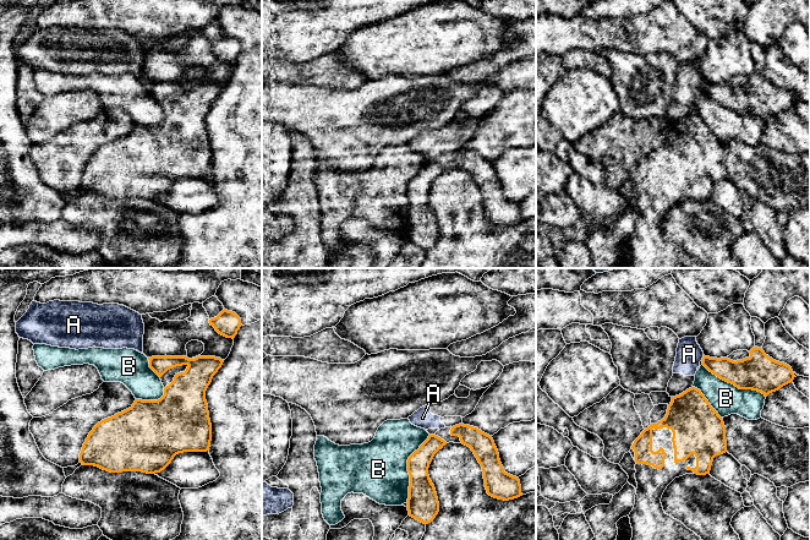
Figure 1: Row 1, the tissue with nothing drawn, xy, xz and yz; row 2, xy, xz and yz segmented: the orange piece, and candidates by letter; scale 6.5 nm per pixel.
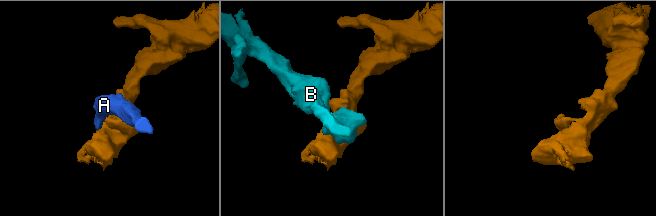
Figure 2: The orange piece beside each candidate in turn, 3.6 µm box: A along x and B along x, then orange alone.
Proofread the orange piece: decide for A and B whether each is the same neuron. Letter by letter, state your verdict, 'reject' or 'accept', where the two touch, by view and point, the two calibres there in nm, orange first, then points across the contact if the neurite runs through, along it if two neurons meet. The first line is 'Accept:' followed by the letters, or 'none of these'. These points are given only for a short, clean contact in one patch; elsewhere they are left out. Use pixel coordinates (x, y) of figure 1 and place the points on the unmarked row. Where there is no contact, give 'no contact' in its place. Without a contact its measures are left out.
Accept: none of these
A: reject | yz (702, 83) | 160/170 nm | along yz (704, 81), (701, 85)
B: reject | xz (408, 194) | 200/380 nm

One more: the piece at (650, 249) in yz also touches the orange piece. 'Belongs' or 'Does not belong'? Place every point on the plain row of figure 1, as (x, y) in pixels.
Belongs

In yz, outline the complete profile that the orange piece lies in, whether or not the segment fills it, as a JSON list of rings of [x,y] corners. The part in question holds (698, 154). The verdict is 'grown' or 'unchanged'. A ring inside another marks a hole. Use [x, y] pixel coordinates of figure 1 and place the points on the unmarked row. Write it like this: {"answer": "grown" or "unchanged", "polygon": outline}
{"answer": "grown", "polygon": [[[691,113],[672,122],[666,142],[651,149],[634,167],[630,179],[636,187],[637,208],[635,230],[629,240],[633,253],[630,268],[704,268],[682,247],[664,239],[661,224],[667,212],[685,200],[706,201],[713,184],[727,178],[723,144],[711,132],[700,115]]]}

